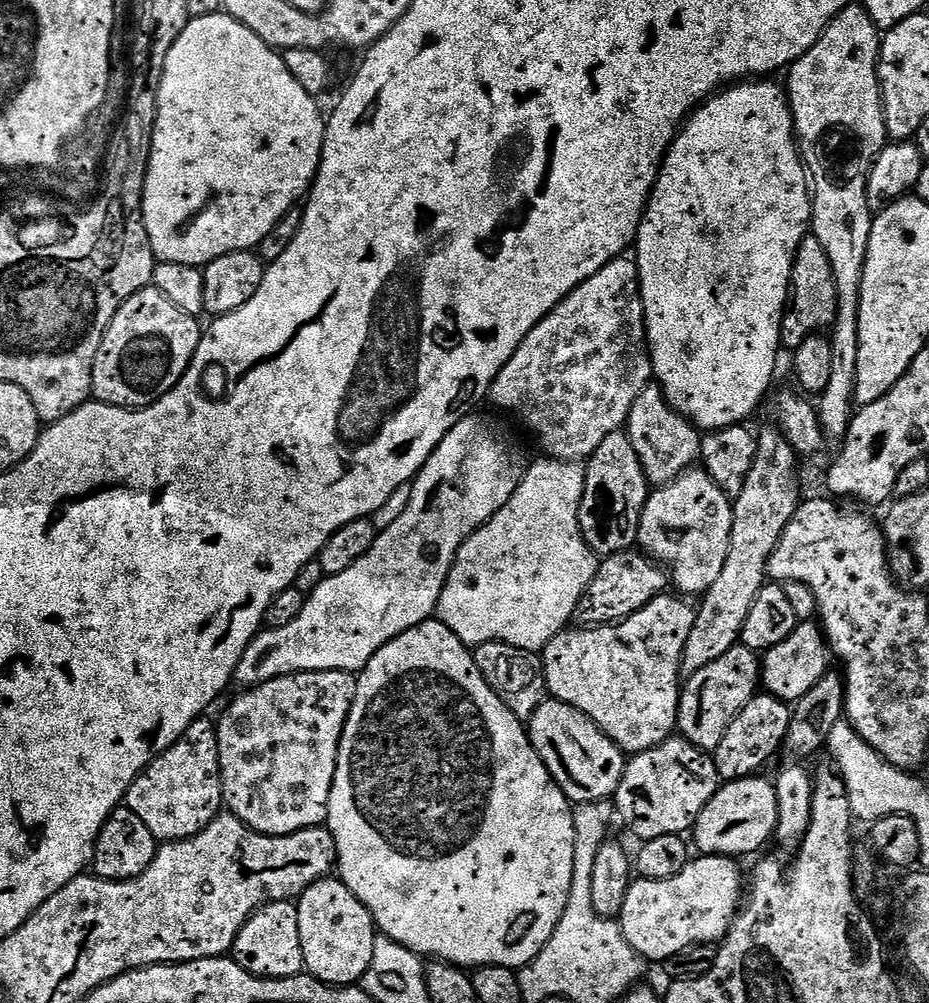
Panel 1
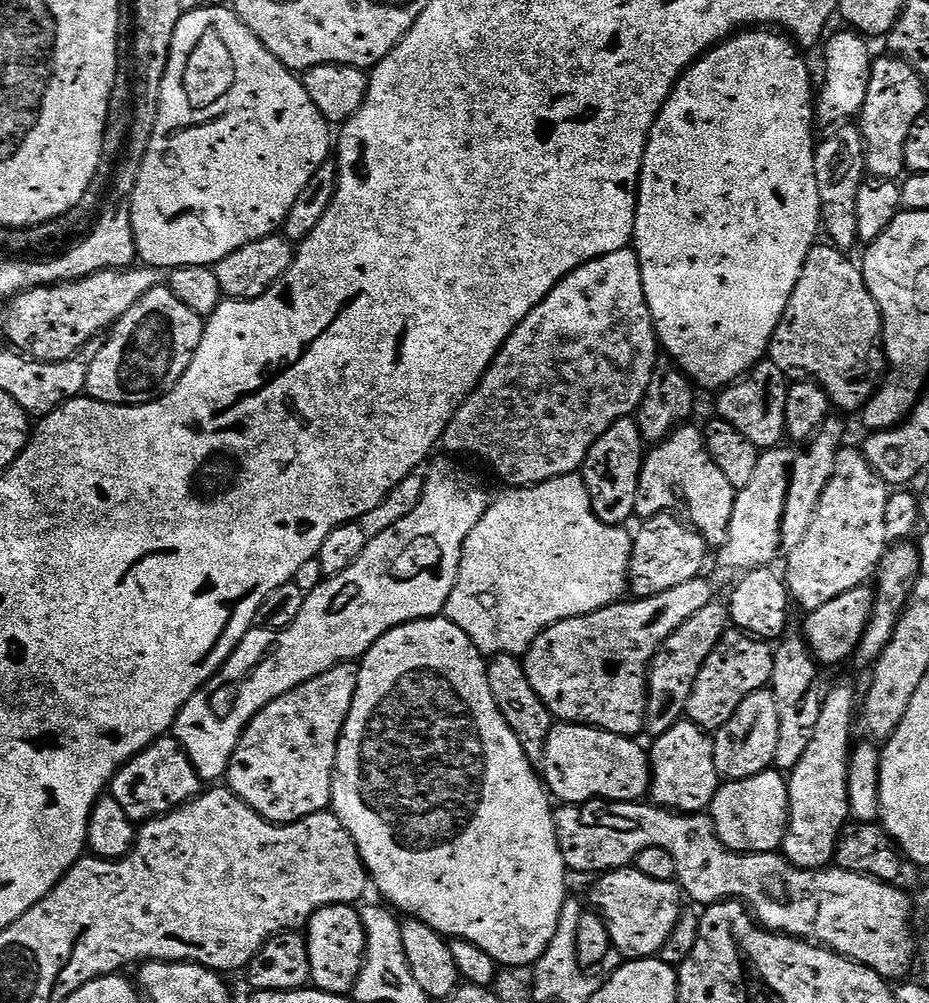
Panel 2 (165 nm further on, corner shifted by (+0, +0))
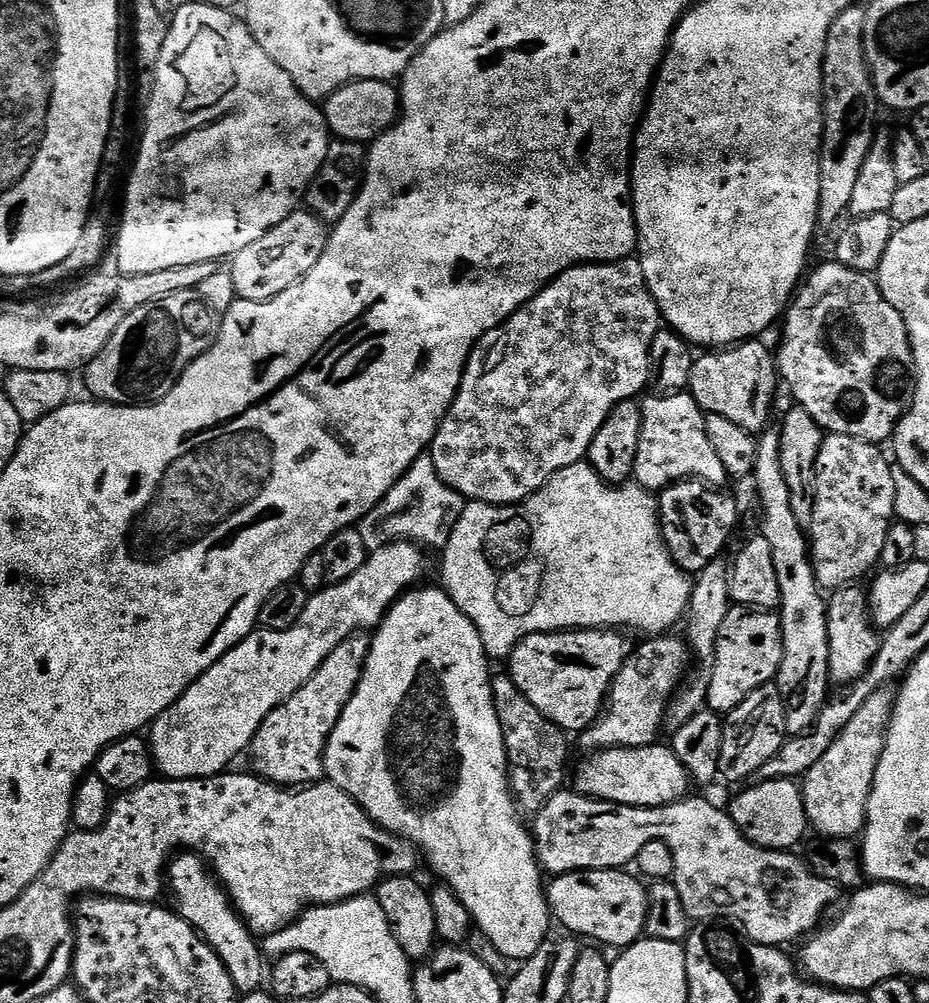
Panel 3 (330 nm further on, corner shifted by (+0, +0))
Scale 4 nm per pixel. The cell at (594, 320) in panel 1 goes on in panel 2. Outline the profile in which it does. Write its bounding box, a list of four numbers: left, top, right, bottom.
[442,246,657,488]

